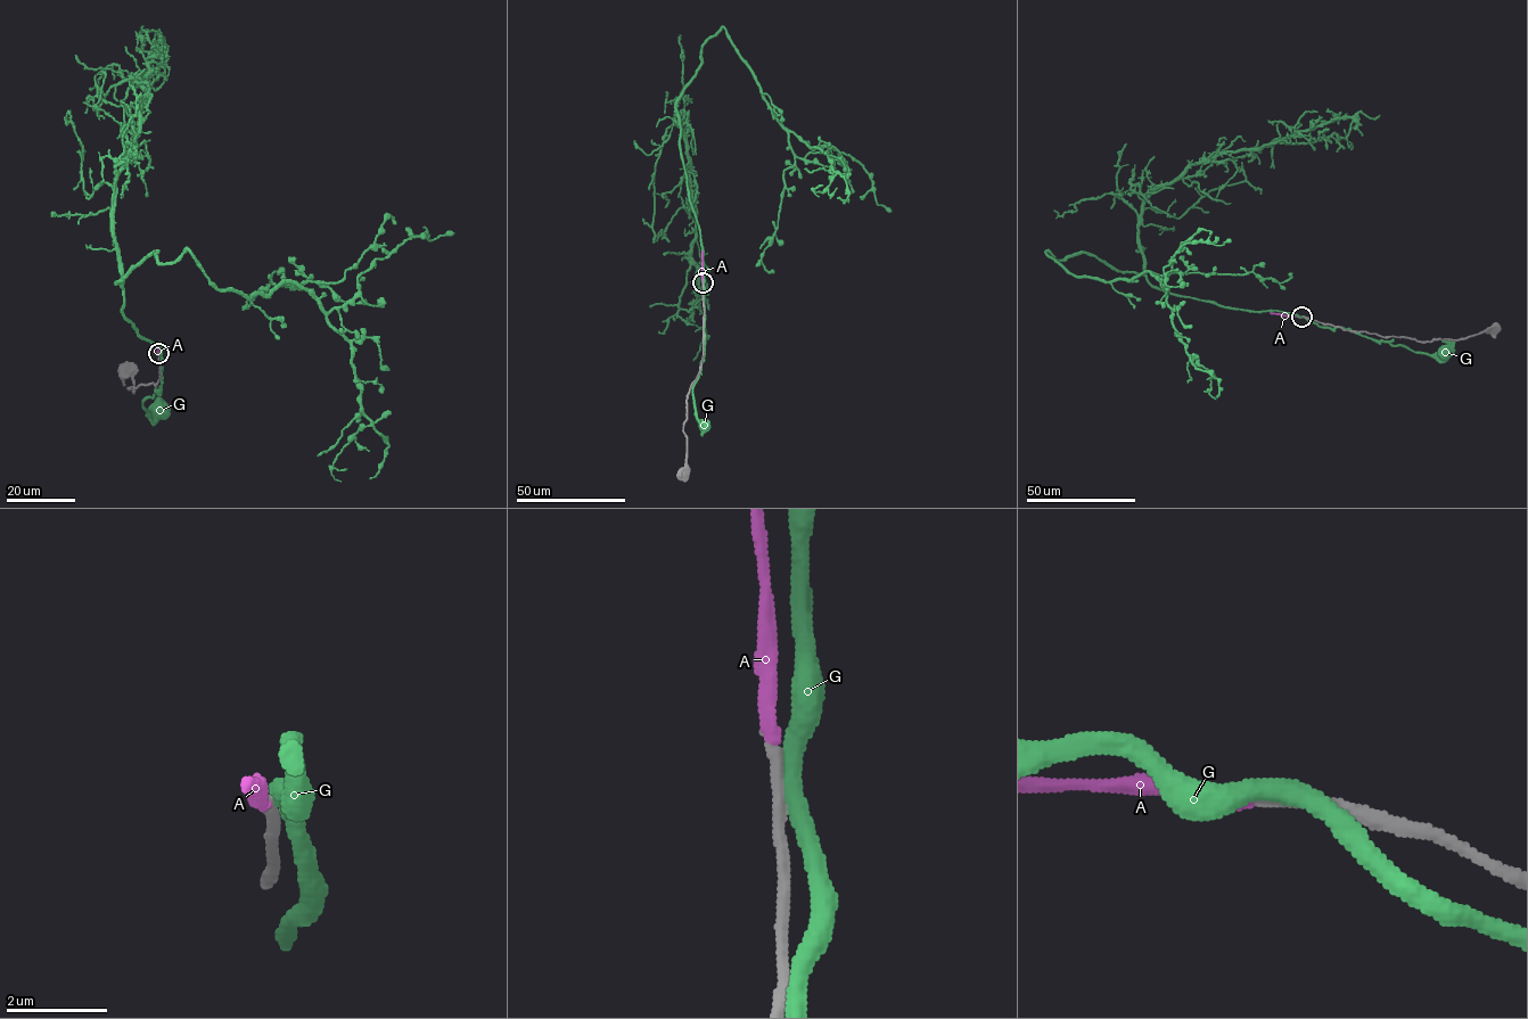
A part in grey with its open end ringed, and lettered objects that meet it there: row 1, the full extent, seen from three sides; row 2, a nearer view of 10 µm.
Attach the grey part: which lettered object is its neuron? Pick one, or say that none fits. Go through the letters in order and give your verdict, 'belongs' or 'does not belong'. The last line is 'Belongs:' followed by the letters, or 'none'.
A: belongs
G: does not belong
Belongs: A

